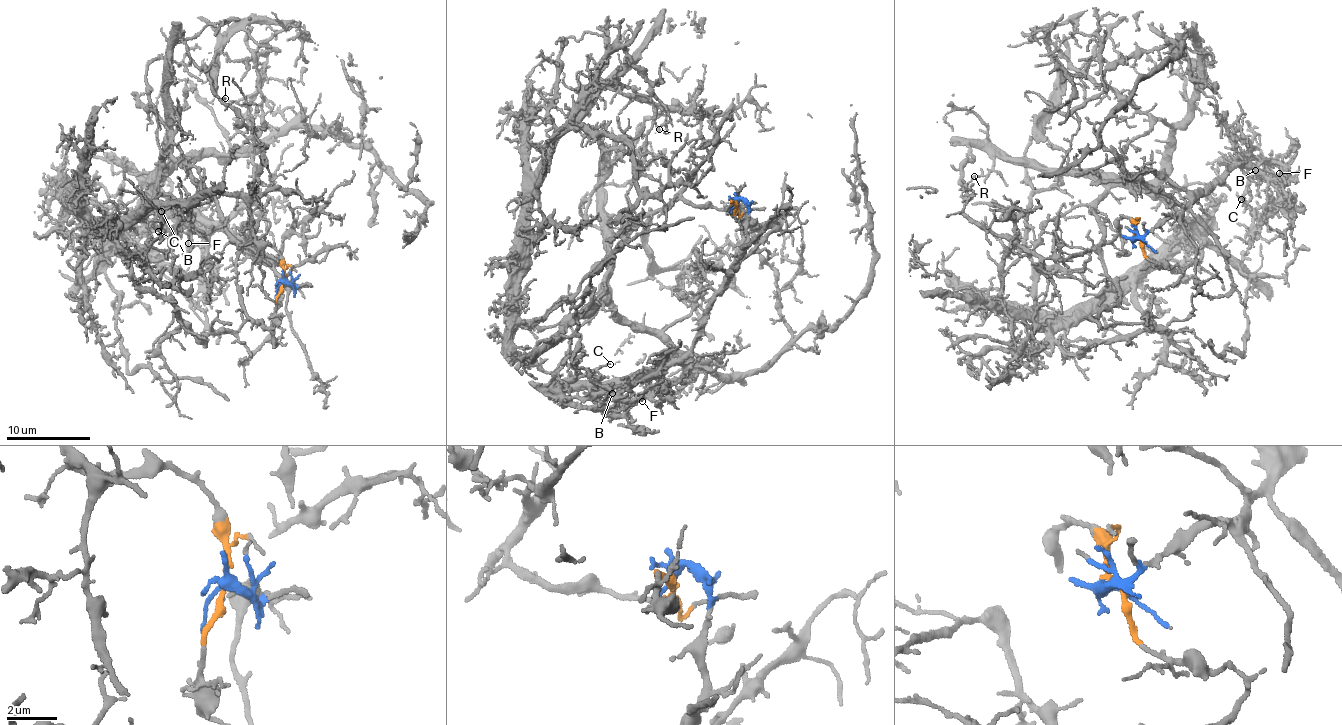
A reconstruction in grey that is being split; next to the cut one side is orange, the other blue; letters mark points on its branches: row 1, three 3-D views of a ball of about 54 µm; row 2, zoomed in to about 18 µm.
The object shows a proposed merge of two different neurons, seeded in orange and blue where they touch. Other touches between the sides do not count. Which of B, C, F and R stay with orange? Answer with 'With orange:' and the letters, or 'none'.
With orange: R

